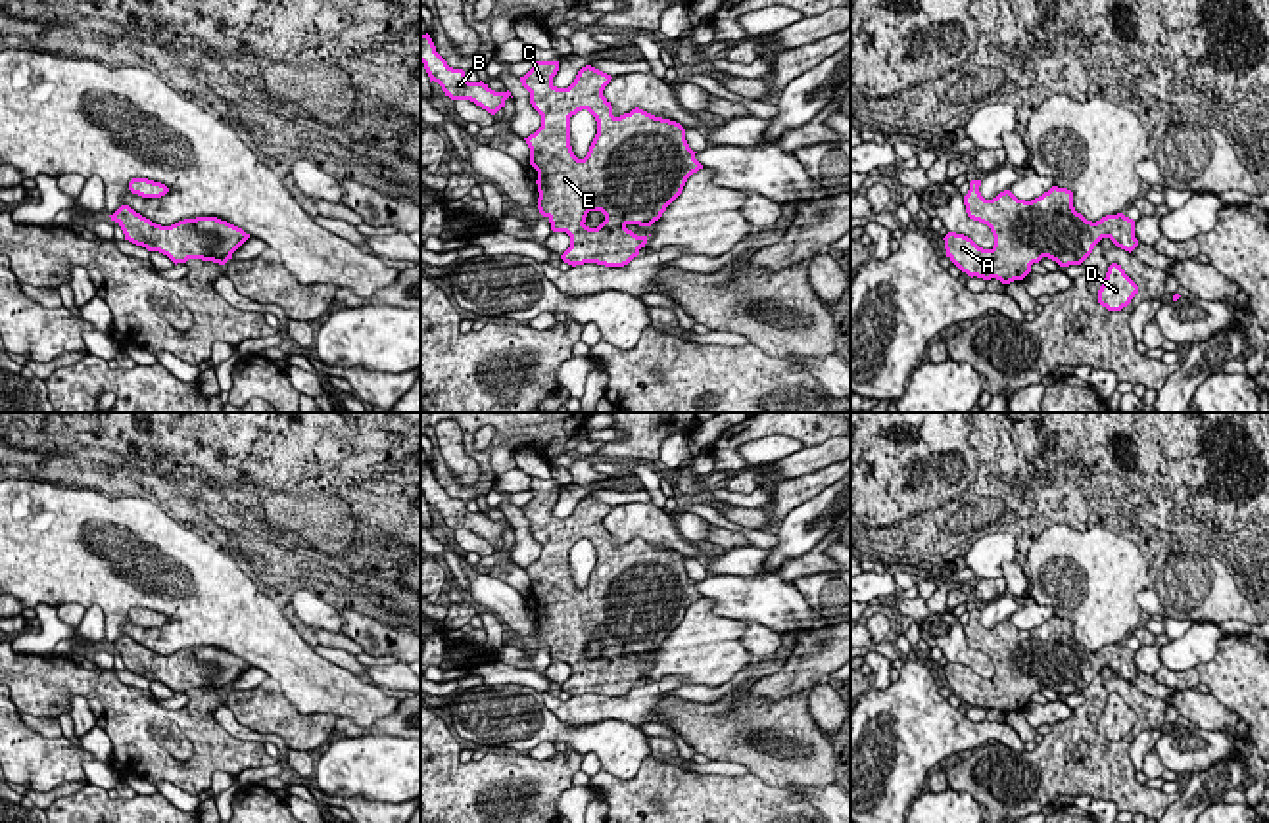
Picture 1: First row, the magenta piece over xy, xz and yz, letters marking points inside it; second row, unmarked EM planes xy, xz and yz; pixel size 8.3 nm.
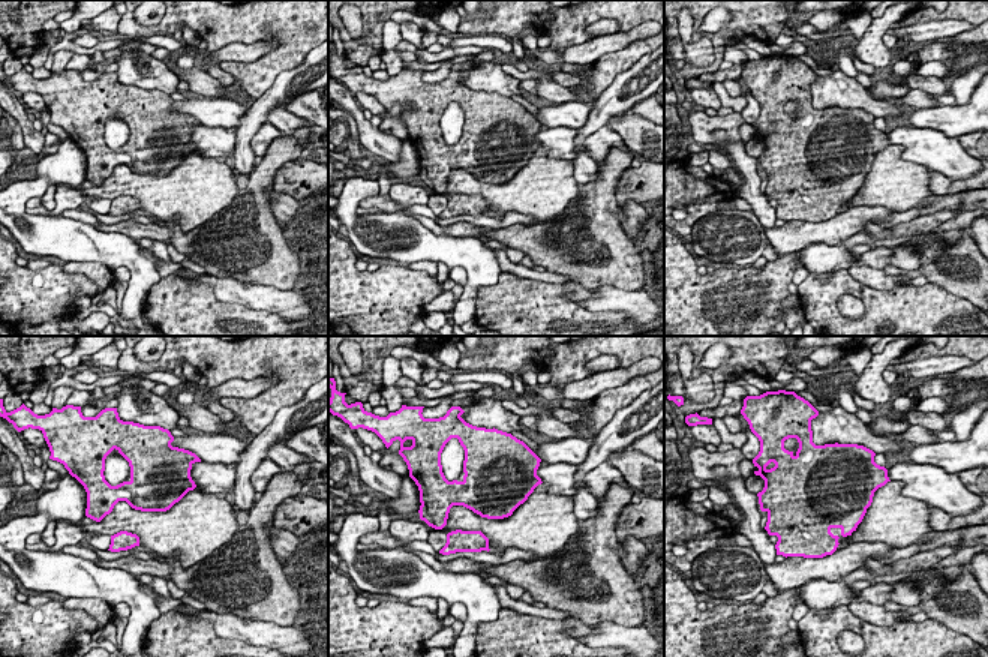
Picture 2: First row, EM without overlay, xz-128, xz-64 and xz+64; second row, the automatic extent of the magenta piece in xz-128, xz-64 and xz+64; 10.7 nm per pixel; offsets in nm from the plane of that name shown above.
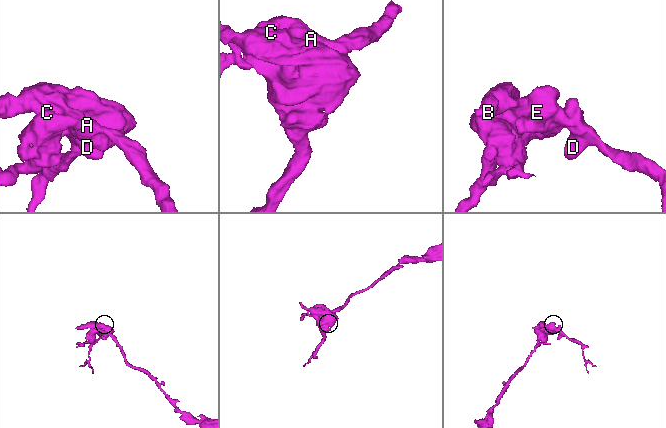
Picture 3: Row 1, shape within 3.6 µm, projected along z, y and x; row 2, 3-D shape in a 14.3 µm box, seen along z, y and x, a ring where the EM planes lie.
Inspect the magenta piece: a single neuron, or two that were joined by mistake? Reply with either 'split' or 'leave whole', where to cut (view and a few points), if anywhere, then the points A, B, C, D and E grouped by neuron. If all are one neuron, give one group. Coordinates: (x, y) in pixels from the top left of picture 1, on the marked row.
leave whole | no cut | A B C D E

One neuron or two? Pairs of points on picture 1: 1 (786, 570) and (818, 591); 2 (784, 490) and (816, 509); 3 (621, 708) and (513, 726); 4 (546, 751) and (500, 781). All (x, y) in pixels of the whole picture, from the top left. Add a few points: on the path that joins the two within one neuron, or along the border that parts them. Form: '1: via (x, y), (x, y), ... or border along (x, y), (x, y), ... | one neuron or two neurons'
1: border along (830, 570), (799, 576), (791, 584) | two neurons
2: border along (830, 484), (795, 505), (782, 518) | two neurons
3: border along (540, 693), (567, 724), (596, 724), (605, 718) | two neurons
4: border along (526, 752), (536, 758), (551, 758), (557, 752) | two neurons

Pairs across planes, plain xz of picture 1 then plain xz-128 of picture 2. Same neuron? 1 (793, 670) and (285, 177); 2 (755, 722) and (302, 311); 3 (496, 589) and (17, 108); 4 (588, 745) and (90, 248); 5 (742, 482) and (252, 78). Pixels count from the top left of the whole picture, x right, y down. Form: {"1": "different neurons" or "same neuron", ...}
{"1": "same neuron", "2": "different neurons", "3": "same neuron", "4": "same neuron", "5": "different neurons"}

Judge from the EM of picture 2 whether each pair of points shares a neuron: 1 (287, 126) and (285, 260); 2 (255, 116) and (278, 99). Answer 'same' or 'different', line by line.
1: different
2: same

